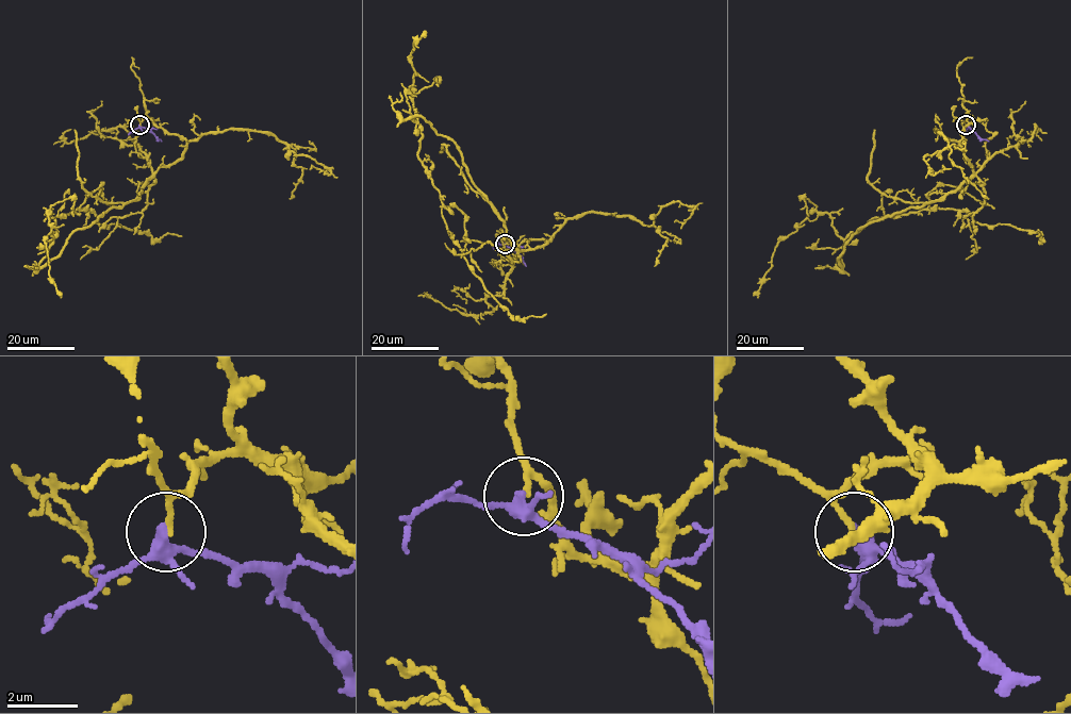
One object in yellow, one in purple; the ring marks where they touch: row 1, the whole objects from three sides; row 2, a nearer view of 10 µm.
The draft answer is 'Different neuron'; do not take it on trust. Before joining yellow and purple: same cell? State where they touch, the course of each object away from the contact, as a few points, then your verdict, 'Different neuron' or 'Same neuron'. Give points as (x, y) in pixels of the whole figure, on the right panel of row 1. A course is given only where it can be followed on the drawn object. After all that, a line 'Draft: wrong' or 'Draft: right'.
Place: (966, 125). Course of yellow: (966, 125), (972, 173), (868, 222), (838, 262), (873, 218), (939, 208), (1036, 236). Course of purple: (966, 126), (988, 142). Different neuron
Draft: right

